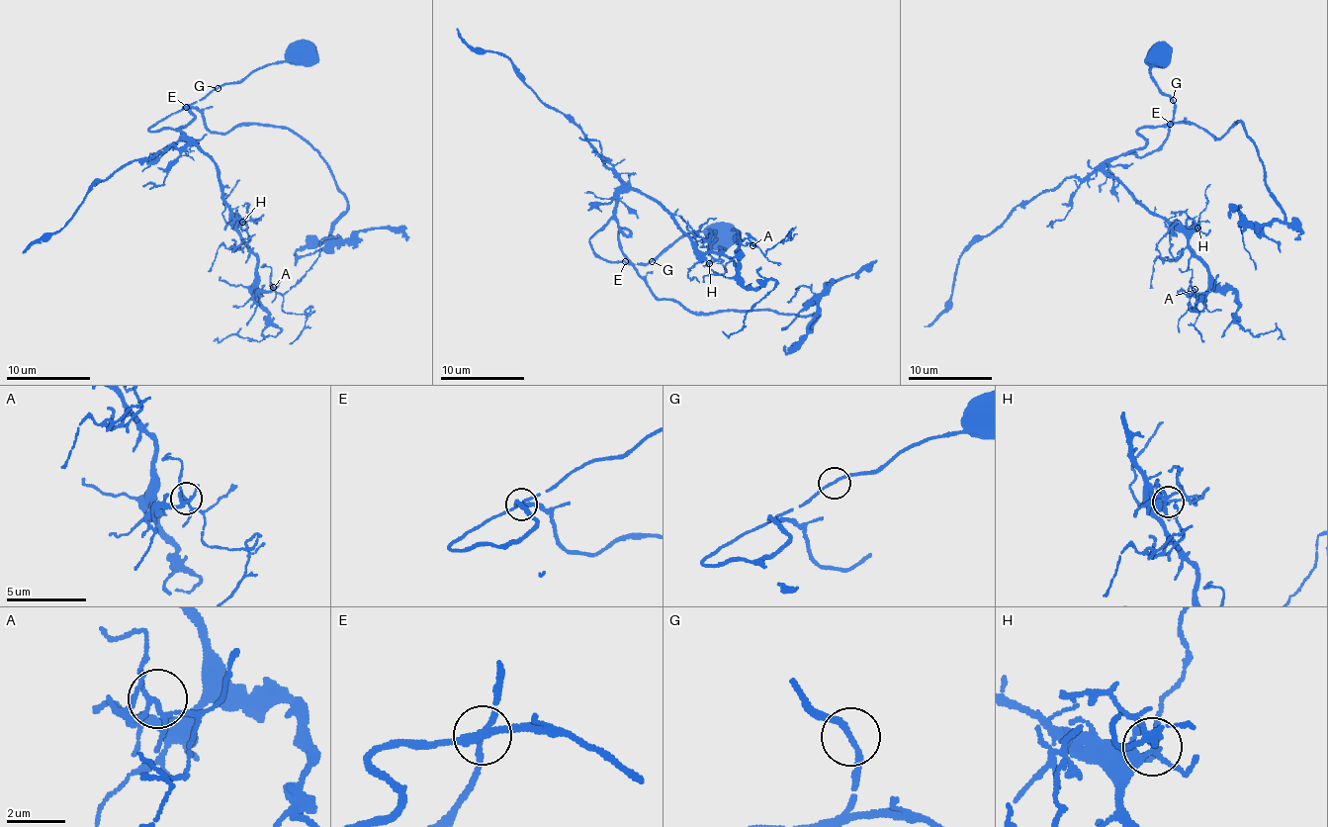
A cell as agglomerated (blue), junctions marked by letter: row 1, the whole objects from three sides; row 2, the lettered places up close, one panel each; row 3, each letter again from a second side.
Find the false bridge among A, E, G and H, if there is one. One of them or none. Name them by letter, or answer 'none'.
none

